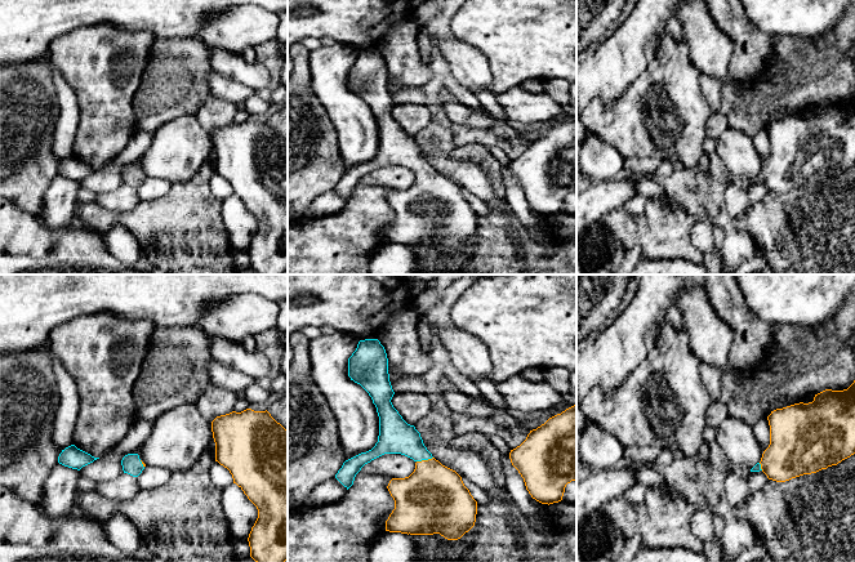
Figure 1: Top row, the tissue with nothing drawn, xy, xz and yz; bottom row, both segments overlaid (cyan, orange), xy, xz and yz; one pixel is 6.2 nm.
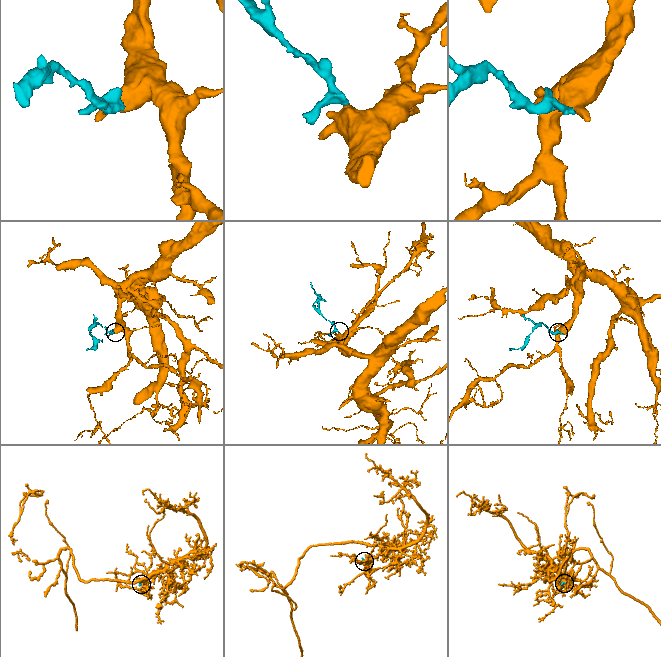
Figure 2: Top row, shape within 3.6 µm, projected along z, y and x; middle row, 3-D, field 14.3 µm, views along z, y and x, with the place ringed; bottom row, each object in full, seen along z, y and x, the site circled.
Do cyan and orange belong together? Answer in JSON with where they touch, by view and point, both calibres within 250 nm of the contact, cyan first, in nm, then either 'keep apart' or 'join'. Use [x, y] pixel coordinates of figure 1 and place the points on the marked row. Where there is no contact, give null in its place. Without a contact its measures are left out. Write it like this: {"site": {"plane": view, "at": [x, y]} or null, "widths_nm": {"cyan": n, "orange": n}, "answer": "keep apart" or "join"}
{"site": {"plane": "xz", "at": [424, 459]}, "widths_nm": {"cyan": 220, "orange": 420}, "answer": "join"}

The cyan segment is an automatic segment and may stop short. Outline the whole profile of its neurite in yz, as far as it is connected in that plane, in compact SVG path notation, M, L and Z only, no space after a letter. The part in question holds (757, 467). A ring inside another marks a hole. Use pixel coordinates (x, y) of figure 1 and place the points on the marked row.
M855 380L843 391L825 389L809 403L794 403L771 411L770 445L751 472L762 470L769 480L785 482L837 465L855 454Z

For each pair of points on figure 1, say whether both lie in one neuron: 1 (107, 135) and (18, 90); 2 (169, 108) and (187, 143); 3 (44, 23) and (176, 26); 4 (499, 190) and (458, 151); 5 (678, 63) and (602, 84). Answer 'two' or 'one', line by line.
1: two
2: two
3: one
4: one
5: two

